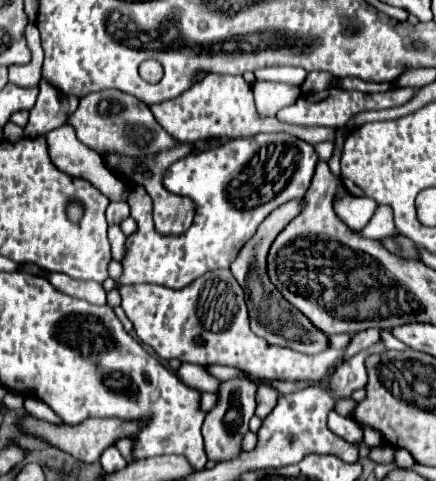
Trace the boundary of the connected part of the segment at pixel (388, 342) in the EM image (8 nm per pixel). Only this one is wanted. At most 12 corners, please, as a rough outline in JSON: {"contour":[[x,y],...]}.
{"contour":[[383,330],[381,340],[387,349],[408,349],[390,331]]}

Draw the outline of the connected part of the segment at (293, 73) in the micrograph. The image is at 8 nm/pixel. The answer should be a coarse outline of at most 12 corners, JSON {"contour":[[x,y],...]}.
{"contour":[[272,66],[256,70],[256,80],[282,82],[300,88],[304,68]]}

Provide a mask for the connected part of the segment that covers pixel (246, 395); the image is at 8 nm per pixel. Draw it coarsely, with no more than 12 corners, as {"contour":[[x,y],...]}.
{"contour":[[228,380],[206,414],[208,460],[242,454],[256,384]]}

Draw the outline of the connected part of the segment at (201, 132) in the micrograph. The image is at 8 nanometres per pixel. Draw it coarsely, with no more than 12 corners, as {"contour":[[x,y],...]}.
{"contour":[[210,74],[150,110],[184,142],[296,134],[336,140],[334,128],[258,116],[242,76]]}

